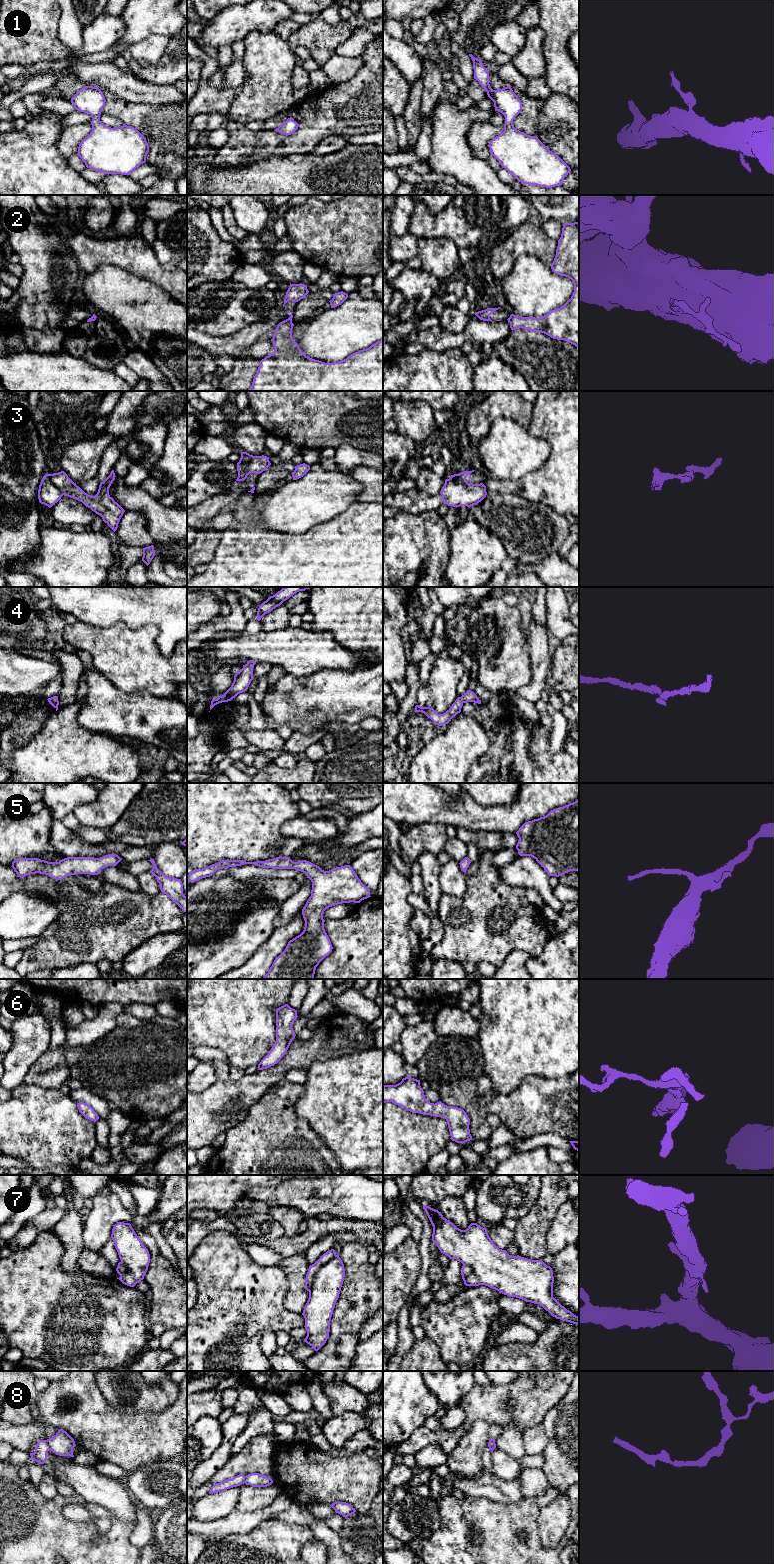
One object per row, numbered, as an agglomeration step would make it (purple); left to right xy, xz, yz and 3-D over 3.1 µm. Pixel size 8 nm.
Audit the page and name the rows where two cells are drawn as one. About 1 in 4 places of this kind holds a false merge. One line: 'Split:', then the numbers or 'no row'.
Split: 2, 3, 7, 8

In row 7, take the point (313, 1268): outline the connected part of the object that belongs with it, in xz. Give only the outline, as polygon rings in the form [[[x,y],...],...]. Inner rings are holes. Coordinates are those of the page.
[[[331,1249],[326,1253],[324,1253],[314,1264],[309,1266],[308,1272],[306,1274],[306,1279],[305,1279],[305,1289],[307,1291],[311,1290],[312,1282],[318,1269],[334,1256],[336,1256],[336,1252],[334,1249]]]

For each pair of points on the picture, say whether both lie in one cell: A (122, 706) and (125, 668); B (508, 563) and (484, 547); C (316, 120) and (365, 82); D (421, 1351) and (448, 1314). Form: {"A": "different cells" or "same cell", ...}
{"A": "different cells", "B": "different cells", "C": "same cell", "D": "different cells"}

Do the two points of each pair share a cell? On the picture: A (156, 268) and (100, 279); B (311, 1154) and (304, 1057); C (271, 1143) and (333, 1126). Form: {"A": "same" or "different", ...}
{"A": "different", "B": "different", "C": "different"}

